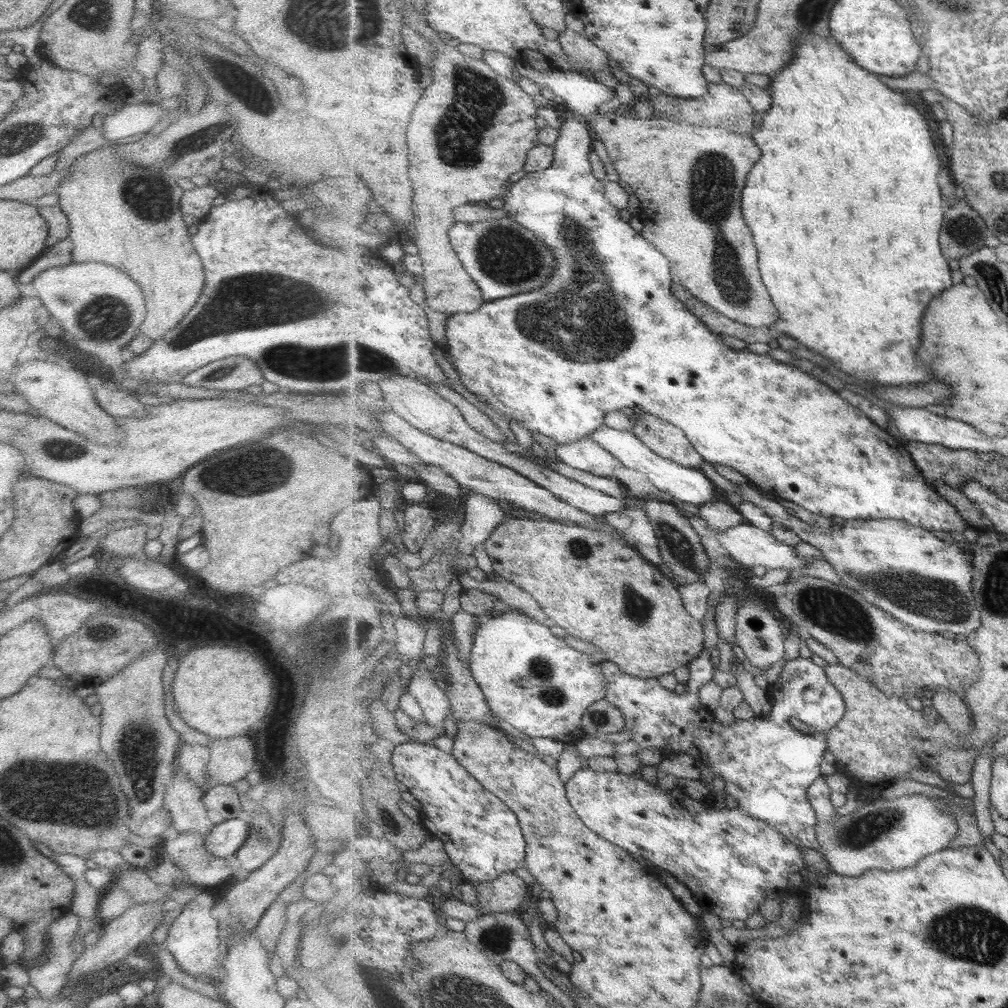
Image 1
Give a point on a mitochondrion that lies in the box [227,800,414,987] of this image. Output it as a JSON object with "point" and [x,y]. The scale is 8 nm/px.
{"point":[391,820]}

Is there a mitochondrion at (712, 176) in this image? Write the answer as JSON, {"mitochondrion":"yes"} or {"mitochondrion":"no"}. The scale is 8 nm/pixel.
{"mitochondrion":"yes"}

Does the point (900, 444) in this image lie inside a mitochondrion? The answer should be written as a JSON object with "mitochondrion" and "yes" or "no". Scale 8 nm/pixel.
{"mitochondrion":"no"}

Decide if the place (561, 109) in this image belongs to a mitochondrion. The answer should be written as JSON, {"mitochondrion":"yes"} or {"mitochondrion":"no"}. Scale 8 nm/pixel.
{"mitochondrion":"no"}

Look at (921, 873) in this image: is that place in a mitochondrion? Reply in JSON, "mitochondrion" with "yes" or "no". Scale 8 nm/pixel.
{"mitochondrion":"no"}

